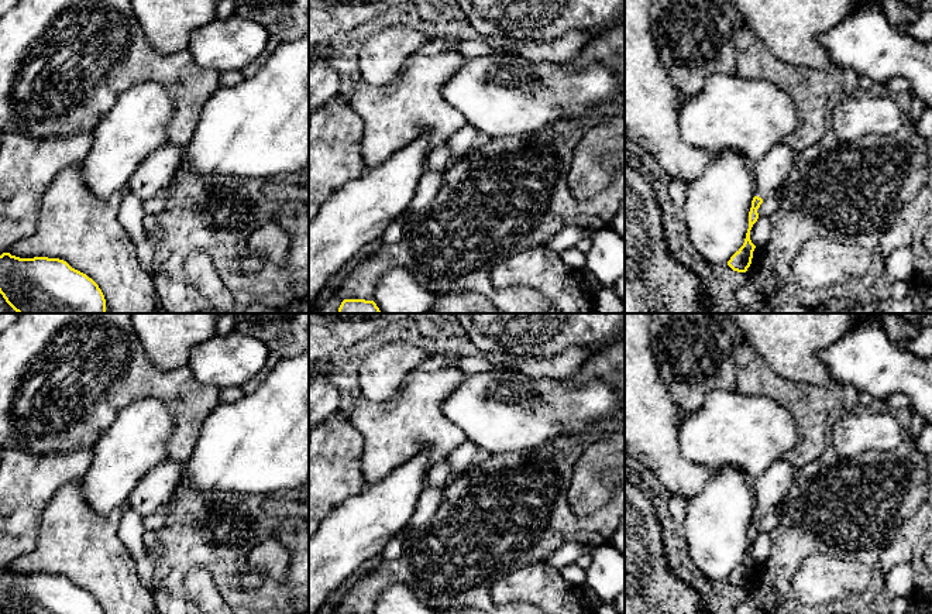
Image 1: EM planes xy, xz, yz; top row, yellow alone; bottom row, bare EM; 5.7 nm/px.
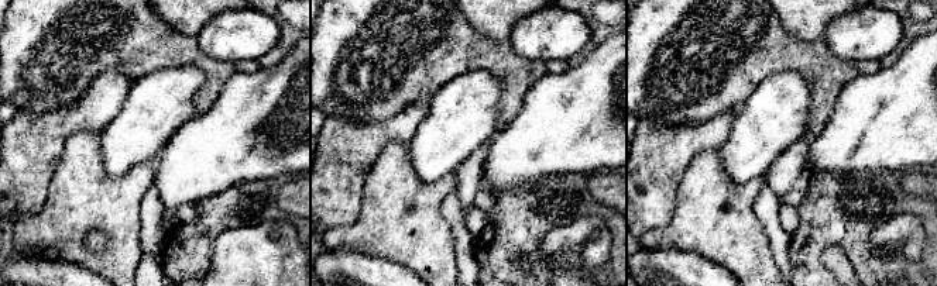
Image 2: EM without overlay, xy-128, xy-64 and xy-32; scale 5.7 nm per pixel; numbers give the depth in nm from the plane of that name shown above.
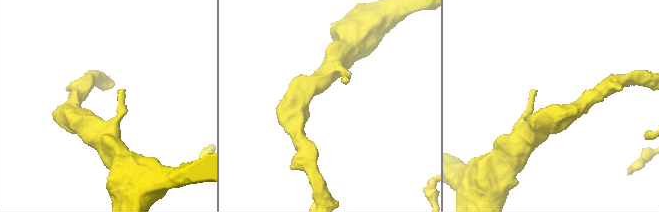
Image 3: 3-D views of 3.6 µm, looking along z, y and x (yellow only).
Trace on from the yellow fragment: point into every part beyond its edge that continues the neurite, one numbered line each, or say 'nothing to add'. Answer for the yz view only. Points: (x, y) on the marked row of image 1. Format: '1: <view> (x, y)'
1: yz (773, 168)

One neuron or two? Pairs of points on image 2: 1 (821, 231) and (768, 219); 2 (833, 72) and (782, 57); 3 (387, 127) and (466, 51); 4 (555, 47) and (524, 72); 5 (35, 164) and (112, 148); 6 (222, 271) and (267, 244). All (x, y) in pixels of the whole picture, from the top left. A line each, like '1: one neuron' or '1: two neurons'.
1: two neurons
2: one neuron
3: two neurons
4: two neurons
5: two neurons
6: one neuron

